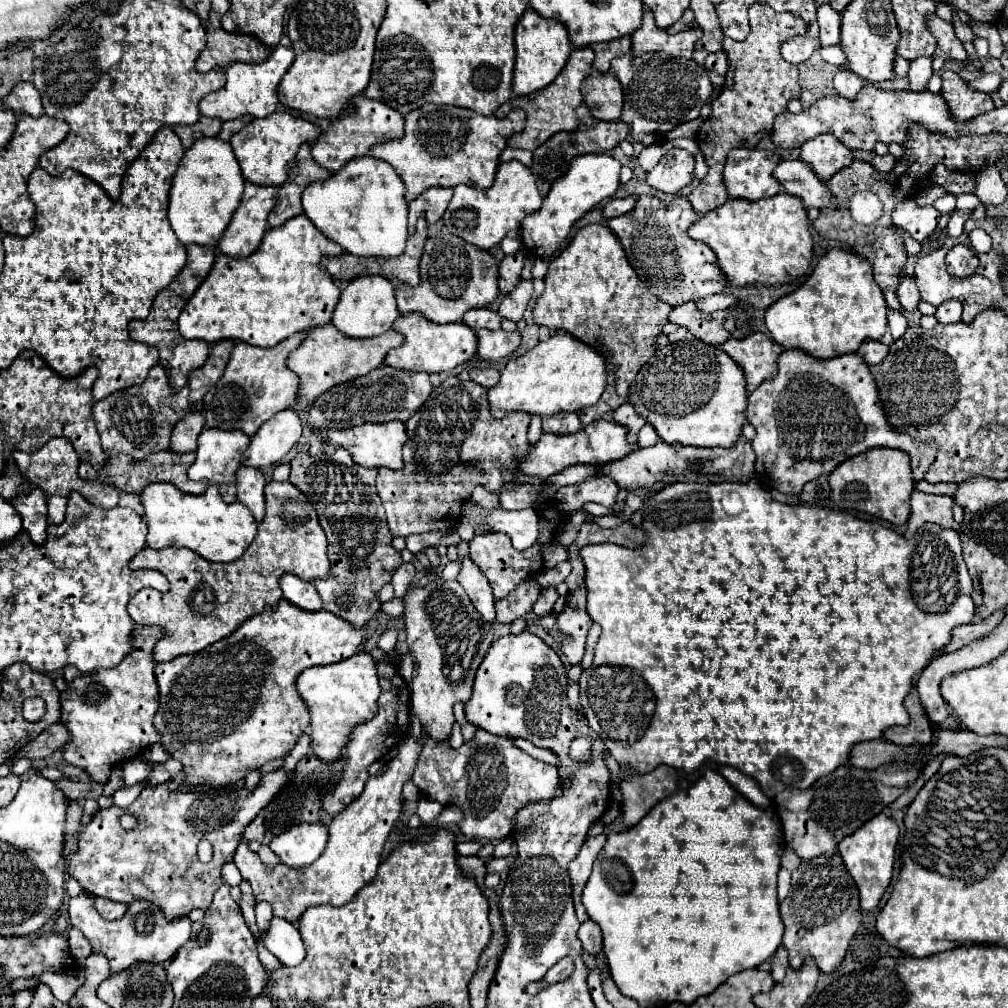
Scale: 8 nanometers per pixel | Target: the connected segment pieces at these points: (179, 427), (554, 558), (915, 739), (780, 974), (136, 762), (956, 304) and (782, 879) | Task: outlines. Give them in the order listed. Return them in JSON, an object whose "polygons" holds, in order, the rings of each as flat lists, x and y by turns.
{"polygons":[[[194,411,188,413,182,421,176,423,176,429,172,431,172,451,178,453,186,453,186,451,194,451,196,449,196,439,200,435,200,431,204,429,204,413,202,411]],[[550,543,550,545,544,545,542,553,544,553,546,567,554,567,556,563,560,563,560,561,566,561,566,559,568,559,568,553,566,553,566,549,564,549,562,545,554,545,554,543]],[[916,689,908,693,908,697,904,699,904,705,910,713,910,725,902,727,902,733,884,733,884,739,890,739,892,743,926,743,928,745,932,741,934,729,922,707,922,701]],[[780,945,778,951,772,957,772,977,774,977,774,981,780,983,784,979,784,975,786,975,788,967,790,967,788,965,788,951,784,949,784,945]],[[132,759,128,761,128,765,124,765,124,781,126,785,136,785,140,781,144,781,150,773,154,771,154,765,146,759]],[[944,301,936,309,938,323,956,323,956,321,960,321,960,315,962,315,960,301]],[[780,869,778,873,778,899,784,901,790,891,790,873,786,869]]]}

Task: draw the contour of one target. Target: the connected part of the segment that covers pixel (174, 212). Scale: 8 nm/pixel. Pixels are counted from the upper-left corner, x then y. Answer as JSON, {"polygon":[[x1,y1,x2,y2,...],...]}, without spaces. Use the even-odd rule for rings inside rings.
{"polygon":[[200,137,192,149,186,149,168,193,168,221,176,237,184,243,216,247,228,227,244,189,240,165,228,141,220,137]]}

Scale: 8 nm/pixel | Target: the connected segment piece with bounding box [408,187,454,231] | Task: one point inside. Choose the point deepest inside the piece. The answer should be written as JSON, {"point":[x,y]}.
{"point":[432,203]}

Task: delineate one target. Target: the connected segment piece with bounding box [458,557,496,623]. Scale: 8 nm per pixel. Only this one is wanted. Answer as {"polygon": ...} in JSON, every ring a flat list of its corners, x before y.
{"polygon":[[468,557,462,561,458,583,468,593,470,601,476,607,476,611,480,613,480,617,486,623,494,623,496,621,496,613,494,613,494,595,492,595,492,589,488,585,488,579,482,575,480,567,476,563,472,563]]}

